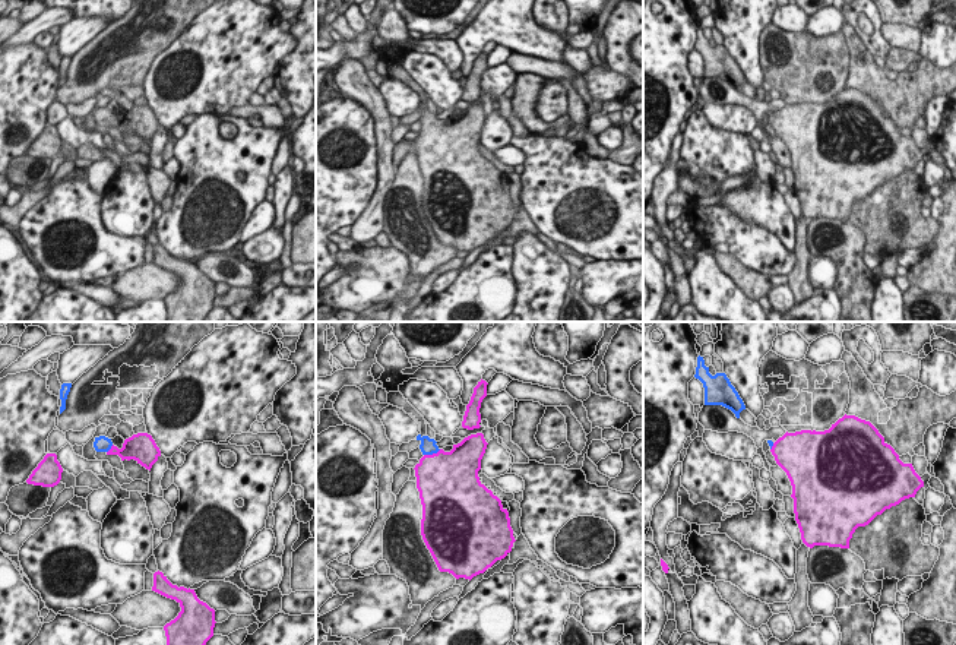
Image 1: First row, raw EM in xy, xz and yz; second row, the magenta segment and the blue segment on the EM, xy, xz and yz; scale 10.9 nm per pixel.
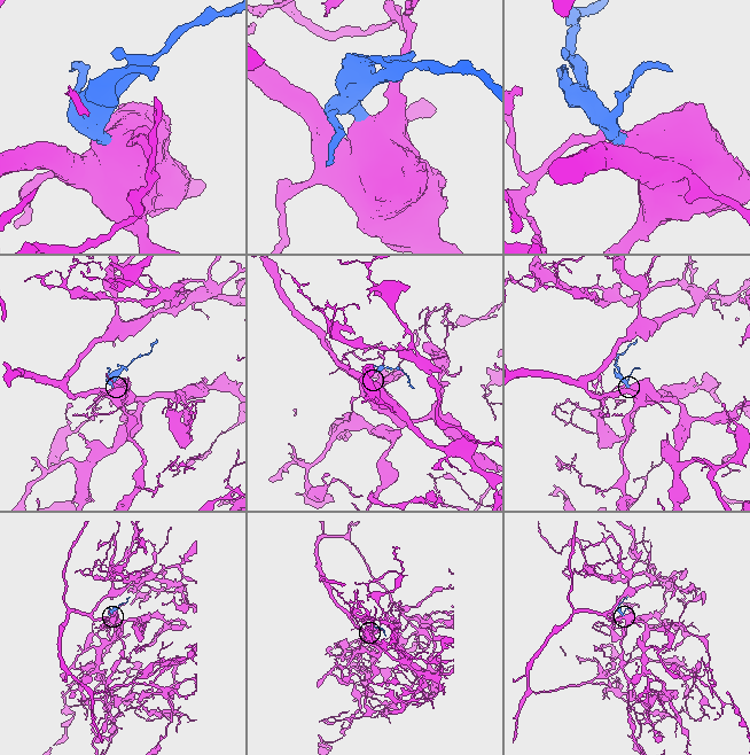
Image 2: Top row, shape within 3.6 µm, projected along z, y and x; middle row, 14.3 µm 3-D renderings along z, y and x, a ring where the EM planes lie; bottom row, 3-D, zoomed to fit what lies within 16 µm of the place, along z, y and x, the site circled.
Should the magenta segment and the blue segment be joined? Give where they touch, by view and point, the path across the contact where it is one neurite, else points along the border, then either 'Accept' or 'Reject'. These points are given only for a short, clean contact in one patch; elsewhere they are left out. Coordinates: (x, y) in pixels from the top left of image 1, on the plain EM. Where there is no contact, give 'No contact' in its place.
Touches magenta at xz (433, 126). Path across: xz (439, 148), (433, 126), (427, 119). Accept.

